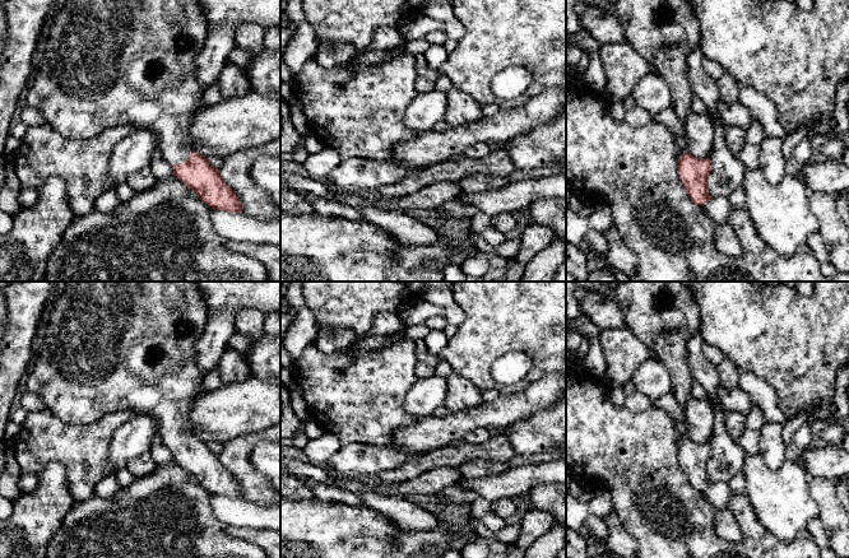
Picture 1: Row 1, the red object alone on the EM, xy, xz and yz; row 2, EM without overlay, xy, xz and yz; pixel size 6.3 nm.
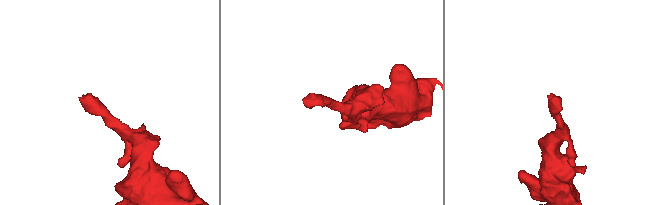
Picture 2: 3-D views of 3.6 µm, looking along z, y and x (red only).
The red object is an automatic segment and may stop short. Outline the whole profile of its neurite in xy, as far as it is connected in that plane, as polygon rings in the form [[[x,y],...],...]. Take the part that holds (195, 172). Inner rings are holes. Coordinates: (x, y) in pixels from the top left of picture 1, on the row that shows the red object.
[[[66,0],[48,24],[48,38],[43,42],[43,52],[24,101],[69,139],[91,139],[119,125],[153,130],[172,175],[213,209],[242,213],[238,196],[222,180],[218,168],[192,149],[191,122],[203,110],[205,90],[195,76],[195,57],[204,46],[208,29],[198,0]]]

